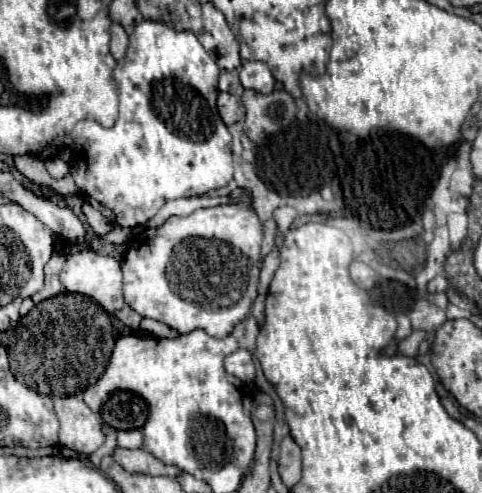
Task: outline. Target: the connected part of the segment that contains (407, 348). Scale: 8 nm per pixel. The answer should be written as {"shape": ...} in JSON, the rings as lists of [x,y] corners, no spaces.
{"shape":[[[415,330],[411,336],[407,336],[405,340],[399,342],[399,354],[405,354],[405,356],[417,356],[417,350],[419,350],[419,344],[421,340],[427,336],[425,330]]]}

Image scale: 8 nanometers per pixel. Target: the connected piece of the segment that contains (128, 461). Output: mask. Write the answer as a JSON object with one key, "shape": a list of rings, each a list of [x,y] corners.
{"shape":[[[115,448],[113,458],[117,464],[121,464],[129,472],[143,472],[151,476],[179,476],[183,470],[179,466],[167,466],[147,450],[127,450],[127,448]]]}

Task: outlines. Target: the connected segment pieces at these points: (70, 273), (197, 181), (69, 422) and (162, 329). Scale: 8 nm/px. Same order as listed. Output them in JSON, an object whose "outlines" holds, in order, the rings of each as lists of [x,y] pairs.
{"outlines":[[[[91,248],[75,250],[65,254],[65,264],[61,270],[61,284],[67,292],[79,292],[83,296],[89,296],[97,300],[107,312],[117,312],[123,308],[123,296],[121,296],[121,264],[113,256],[97,254]]],[[[141,20],[135,30],[129,34],[129,46],[125,56],[117,62],[115,70],[113,70],[113,78],[119,90],[119,118],[111,128],[103,128],[99,122],[95,120],[81,120],[75,124],[71,138],[77,144],[77,148],[81,150],[81,158],[77,164],[71,166],[71,176],[75,178],[75,184],[79,188],[79,192],[83,194],[83,198],[97,210],[101,210],[107,218],[111,218],[111,222],[115,226],[137,226],[143,224],[147,220],[151,220],[159,208],[163,208],[169,200],[177,200],[177,198],[191,198],[191,196],[201,196],[207,194],[209,190],[217,190],[227,186],[233,180],[233,160],[231,160],[231,134],[227,130],[227,126],[223,124],[223,120],[219,118],[215,100],[219,94],[217,88],[217,78],[219,78],[219,68],[217,62],[213,58],[209,58],[209,54],[205,52],[205,48],[201,46],[201,42],[197,40],[197,36],[189,30],[175,30],[173,26],[167,26],[163,22],[157,20]]],[[[53,396],[53,402],[61,422],[59,444],[81,454],[93,454],[105,442],[101,418],[91,412],[81,396]]],[[[143,318],[143,320],[141,320],[141,324],[139,324],[139,328],[141,328],[141,330],[145,330],[145,332],[149,332],[149,334],[153,334],[153,336],[159,336],[159,338],[179,336],[173,328],[165,326],[165,324],[157,322],[157,320],[151,320],[151,318]]]]}

